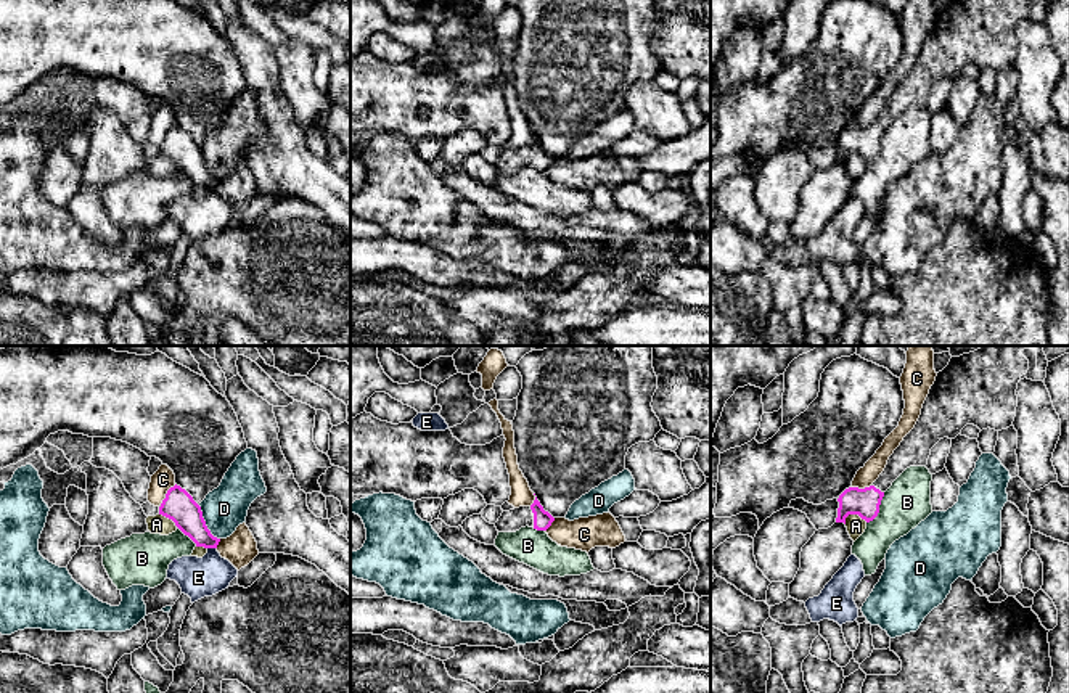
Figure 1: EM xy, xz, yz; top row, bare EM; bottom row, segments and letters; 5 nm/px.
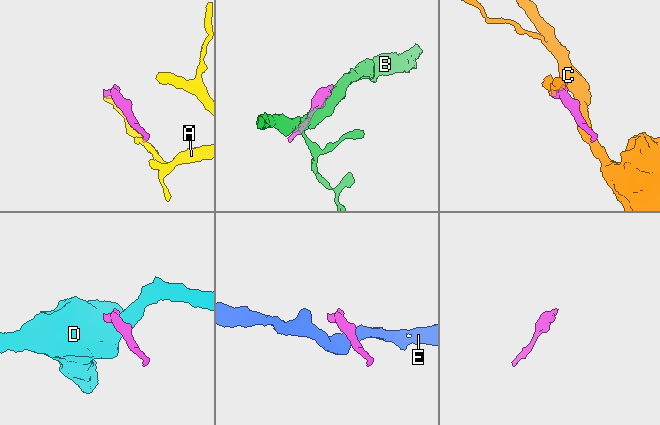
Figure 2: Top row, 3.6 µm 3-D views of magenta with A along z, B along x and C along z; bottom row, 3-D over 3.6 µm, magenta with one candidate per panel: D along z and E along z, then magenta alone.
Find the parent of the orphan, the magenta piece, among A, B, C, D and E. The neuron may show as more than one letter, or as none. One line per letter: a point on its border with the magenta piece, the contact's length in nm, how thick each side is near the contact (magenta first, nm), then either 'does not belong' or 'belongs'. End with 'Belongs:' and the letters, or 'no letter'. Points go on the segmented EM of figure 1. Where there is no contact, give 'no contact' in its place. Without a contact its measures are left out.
A: contact yz (856, 513); length 120 nm; calibres 140 and 100 nm; does not belong
B: contact yz (878, 508); length 180 nm; calibres 140 and 240 nm; does not belong
C: contact xy (166, 496); length 150 nm; calibres 160 and 110 nm; does not belong
D: contact xy (204, 523); length 200 nm; calibres 160 and 220 nm; does not belong
E: contact xy (212, 547); length 50 nm; calibres 150 and 200 nm; does not belong
Belongs: no letter

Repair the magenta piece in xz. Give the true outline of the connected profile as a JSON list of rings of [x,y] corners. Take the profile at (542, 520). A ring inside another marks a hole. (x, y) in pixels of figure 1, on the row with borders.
[[[534,500],[530,506],[519,506],[510,511],[503,511],[495,527],[498,532],[516,532],[521,527],[534,527],[537,531],[547,531],[555,518],[543,510],[540,502]]]

